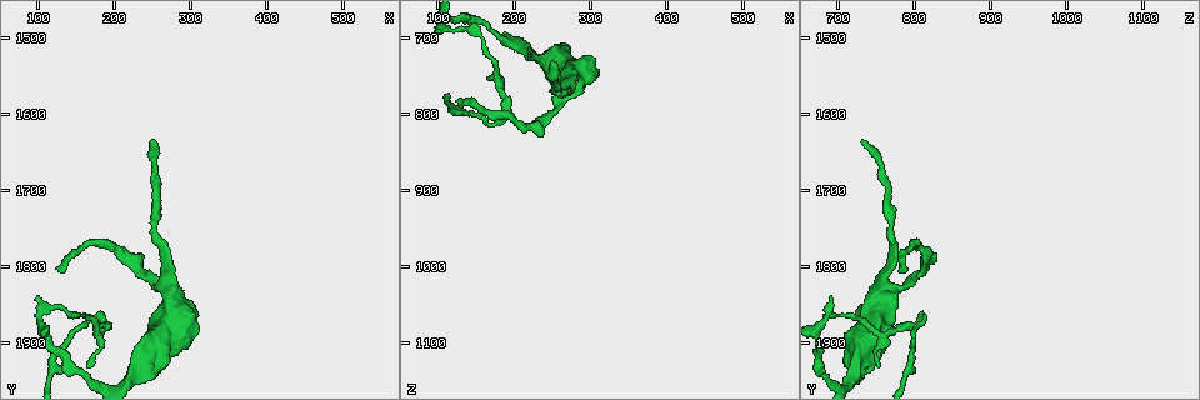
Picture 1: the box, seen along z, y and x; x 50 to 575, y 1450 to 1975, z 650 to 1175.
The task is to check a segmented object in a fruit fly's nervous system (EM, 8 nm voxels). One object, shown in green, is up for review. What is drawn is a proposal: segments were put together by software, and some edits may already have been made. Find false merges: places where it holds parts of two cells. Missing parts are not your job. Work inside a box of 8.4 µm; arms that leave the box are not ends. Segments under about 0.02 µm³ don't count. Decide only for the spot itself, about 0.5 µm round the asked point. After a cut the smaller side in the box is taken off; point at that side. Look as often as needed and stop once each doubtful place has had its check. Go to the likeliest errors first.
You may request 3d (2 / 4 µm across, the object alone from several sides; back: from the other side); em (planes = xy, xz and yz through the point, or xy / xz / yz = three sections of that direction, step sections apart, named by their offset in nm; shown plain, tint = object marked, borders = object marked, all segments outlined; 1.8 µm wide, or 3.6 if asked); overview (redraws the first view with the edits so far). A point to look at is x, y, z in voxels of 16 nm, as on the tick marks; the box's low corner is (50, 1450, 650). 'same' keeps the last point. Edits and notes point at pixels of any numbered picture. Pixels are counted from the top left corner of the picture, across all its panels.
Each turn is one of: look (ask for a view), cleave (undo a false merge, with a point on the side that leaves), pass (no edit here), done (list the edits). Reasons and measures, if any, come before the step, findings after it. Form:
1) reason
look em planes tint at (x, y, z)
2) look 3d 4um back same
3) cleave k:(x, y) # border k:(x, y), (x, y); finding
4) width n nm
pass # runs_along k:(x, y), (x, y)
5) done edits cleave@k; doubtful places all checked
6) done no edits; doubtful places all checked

abrupt turn
look em planes plain at (270, 1840, 760)

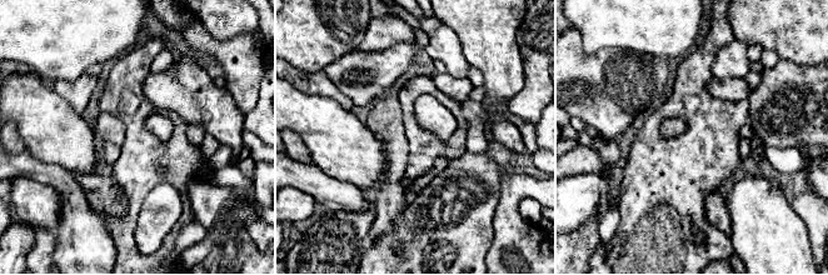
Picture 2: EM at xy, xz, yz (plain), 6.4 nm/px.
look em planes tint same

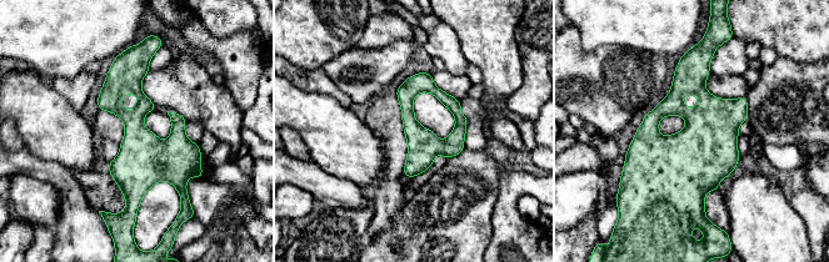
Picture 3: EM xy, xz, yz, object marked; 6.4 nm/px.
pass # all the same cell

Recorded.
abrupt turn
look 3d 2um at (175, 1865, 810)

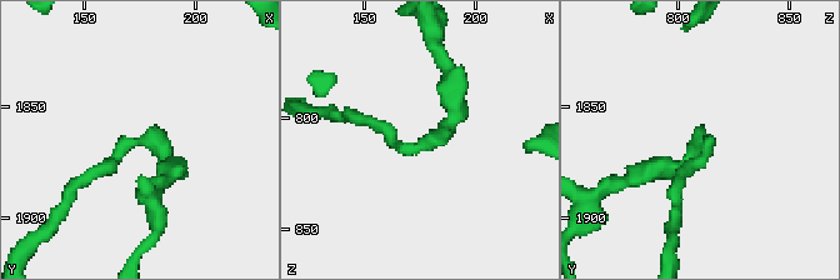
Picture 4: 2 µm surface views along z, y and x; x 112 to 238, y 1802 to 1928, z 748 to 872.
look em yz step 4 tint at (181, 1865, 810)

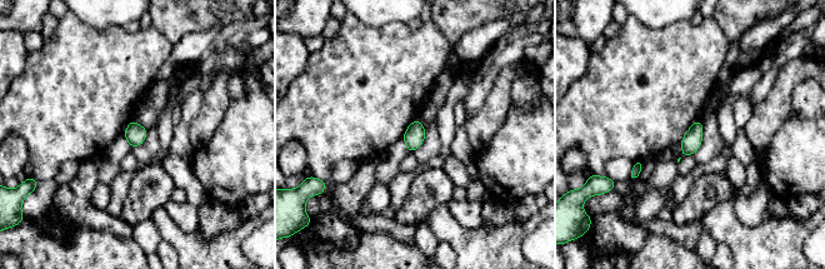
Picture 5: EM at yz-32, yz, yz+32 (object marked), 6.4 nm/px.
pass # one cell here

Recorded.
thick turns thin
look em 3.6um planes borders at (240, 1920, 730)

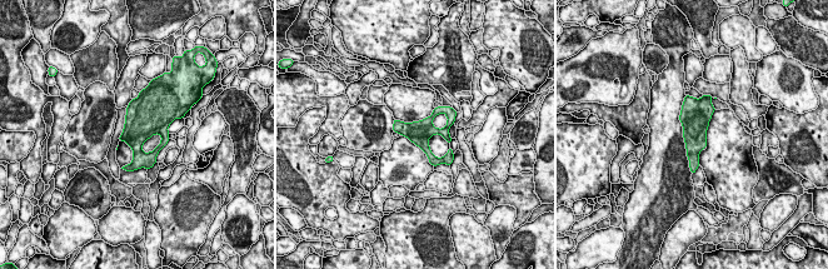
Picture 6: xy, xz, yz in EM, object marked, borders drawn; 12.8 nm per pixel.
pass # continuous, no second cell

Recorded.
look 3d 4um at (105, 1855, 690)

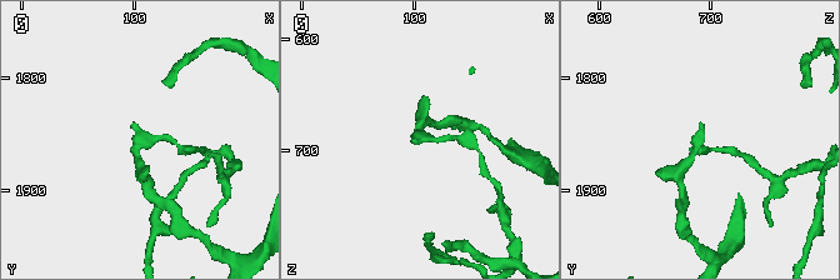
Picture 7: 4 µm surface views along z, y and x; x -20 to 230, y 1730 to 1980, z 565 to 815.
look em planes tint at (104, 1854, 690)

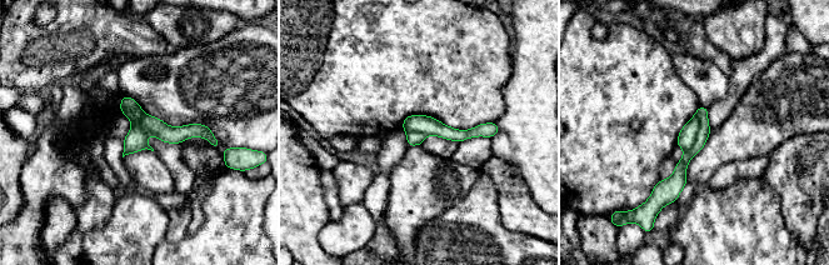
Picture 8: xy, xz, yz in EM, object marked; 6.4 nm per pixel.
cleave 8:(688, 134) # part_leaving 8:(405, 124), (450, 134), (494, 129); a second cell is stuck on

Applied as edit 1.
done edits cleave@8; doubtful places all checked

